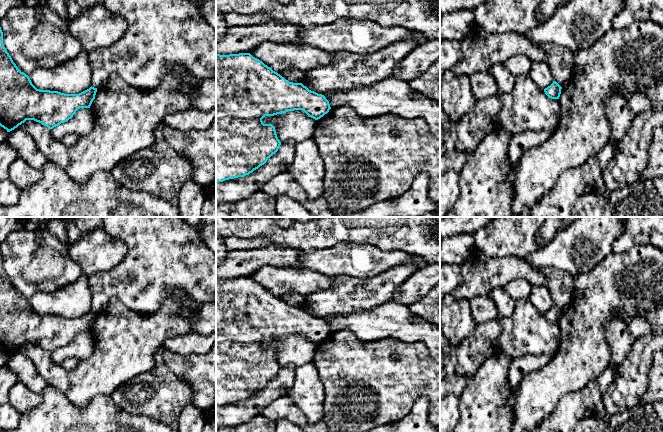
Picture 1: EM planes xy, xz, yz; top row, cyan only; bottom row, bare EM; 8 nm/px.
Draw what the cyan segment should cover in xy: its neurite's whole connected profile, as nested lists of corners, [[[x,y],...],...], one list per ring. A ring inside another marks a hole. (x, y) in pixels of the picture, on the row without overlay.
[[[0,251],[0,350],[7,356],[14,354],[26,344],[34,344],[53,353],[71,343],[78,333],[90,332],[96,316],[97,312],[92,310],[79,318],[37,313],[29,300],[18,293],[4,271]]]

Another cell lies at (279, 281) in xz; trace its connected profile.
[[[268,265],[262,266],[249,277],[278,298],[289,293],[306,296],[317,290],[331,289],[333,286],[332,278],[325,274]]]

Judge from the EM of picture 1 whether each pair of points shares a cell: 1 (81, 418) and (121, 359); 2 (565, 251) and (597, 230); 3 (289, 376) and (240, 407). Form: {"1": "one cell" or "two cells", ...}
{"1": "two cells", "2": "one cell", "3": "one cell"}

